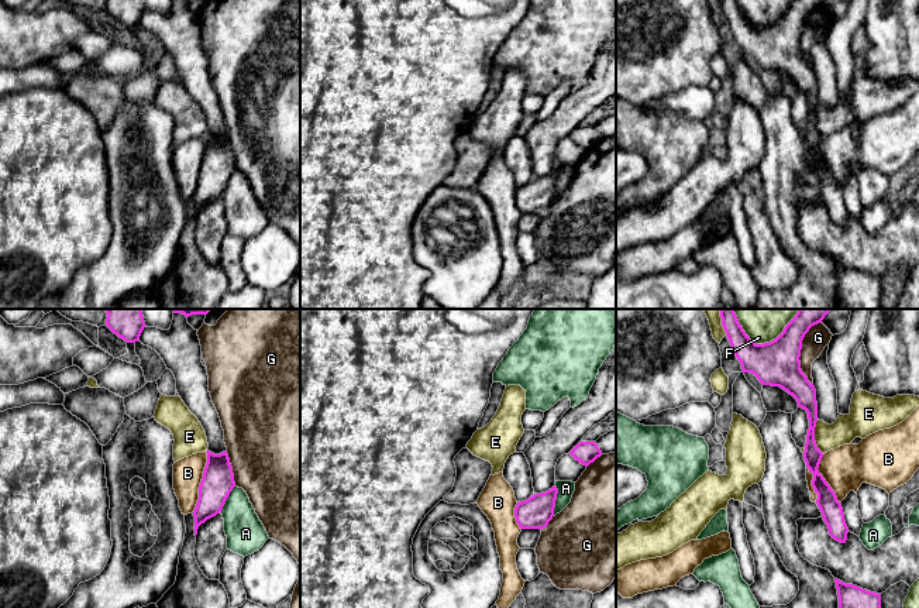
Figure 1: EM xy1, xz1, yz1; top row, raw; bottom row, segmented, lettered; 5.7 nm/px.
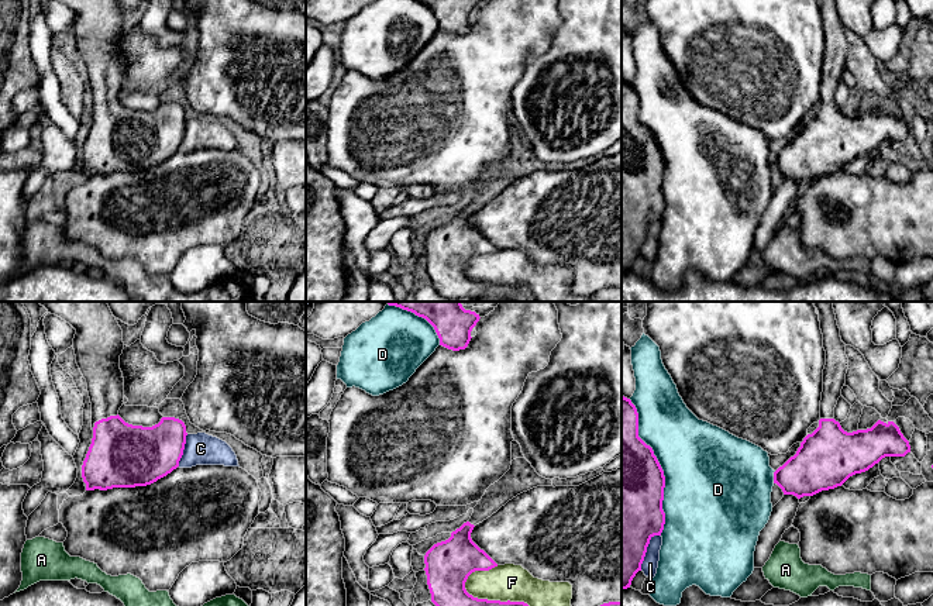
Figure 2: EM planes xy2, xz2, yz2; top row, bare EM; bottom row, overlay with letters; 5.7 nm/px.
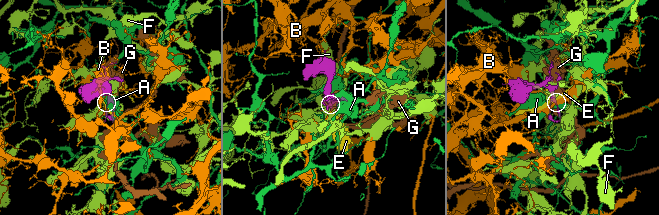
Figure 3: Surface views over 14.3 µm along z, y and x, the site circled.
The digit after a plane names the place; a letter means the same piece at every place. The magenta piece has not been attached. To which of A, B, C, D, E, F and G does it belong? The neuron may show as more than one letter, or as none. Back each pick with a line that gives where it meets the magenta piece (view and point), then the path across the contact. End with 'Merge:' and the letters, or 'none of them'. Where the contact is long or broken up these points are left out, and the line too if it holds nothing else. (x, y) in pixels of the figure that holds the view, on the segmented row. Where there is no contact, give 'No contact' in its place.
Merge: none of them

